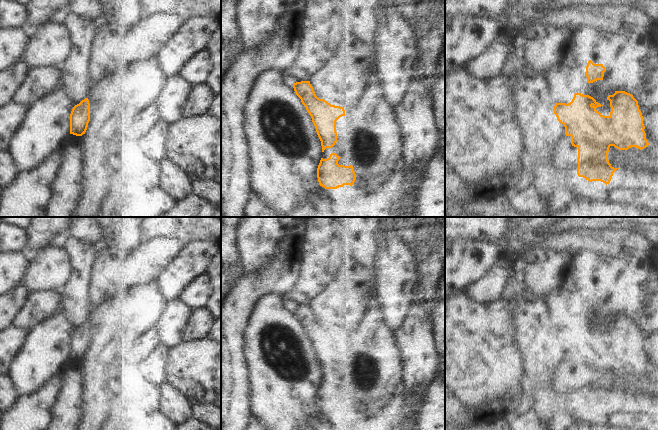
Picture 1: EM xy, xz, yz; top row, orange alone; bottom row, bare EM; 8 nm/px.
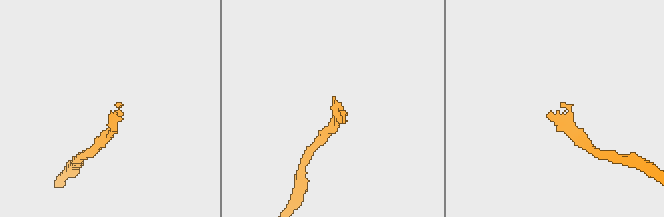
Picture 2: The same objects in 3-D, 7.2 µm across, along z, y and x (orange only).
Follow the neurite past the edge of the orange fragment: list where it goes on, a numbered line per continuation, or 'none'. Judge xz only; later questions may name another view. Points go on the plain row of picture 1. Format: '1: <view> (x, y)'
none

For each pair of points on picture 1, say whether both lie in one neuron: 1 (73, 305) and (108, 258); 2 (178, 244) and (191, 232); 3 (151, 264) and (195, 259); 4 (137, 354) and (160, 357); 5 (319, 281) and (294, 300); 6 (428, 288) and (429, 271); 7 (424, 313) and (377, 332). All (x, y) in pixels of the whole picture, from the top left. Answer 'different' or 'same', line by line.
1: different
2: different
3: different
4: different
5: same
6: same
7: different

